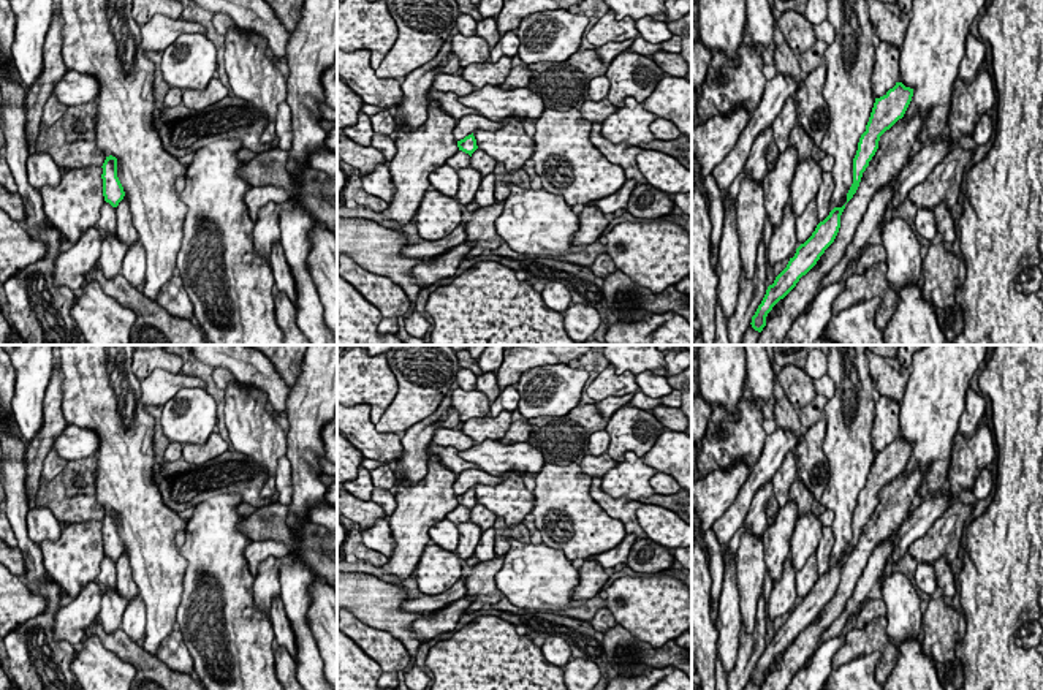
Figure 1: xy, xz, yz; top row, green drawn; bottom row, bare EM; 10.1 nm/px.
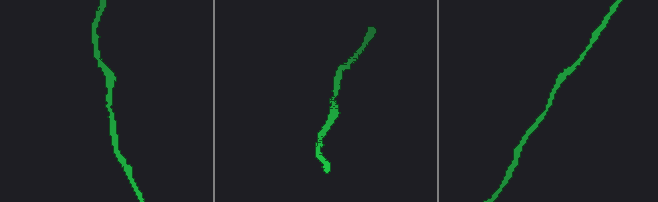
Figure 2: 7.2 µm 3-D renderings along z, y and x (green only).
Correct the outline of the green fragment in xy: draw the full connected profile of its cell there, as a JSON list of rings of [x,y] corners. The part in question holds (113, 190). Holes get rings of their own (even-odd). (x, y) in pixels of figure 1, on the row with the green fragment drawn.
[[[109,155],[103,163],[103,196],[116,209],[116,234],[120,242],[128,247],[138,242],[138,231],[133,225],[130,206],[127,203],[123,187],[117,177],[117,158]]]

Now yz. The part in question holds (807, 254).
[[[896,82],[883,97],[875,98],[866,131],[861,135],[853,158],[853,184],[847,193],[847,203],[834,207],[820,222],[812,236],[796,248],[787,267],[768,286],[766,294],[752,317],[752,328],[760,332],[757,345],[782,345],[795,320],[820,293],[825,275],[842,260],[853,241],[856,226],[863,220],[874,195],[897,176],[908,160],[912,146],[916,142],[924,117],[915,114],[910,120],[904,117],[913,97],[913,89]]]

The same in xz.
[[[473,133],[457,141],[457,147],[470,155],[470,168],[478,169],[483,177],[494,172],[497,161],[476,146]]]

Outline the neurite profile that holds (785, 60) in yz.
[[[787,41],[774,47],[772,59],[776,71],[793,78],[801,87],[801,84],[804,82],[804,79],[801,78],[801,65],[796,54],[793,52]]]

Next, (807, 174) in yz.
[[[812,157],[796,165],[790,187],[790,206],[796,215],[796,239],[804,244],[818,225],[815,195],[821,182],[820,163]]]

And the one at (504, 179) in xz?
[[[503,163],[495,165],[494,168],[495,185],[494,196],[499,203],[503,203],[510,195],[510,185],[518,185],[521,188],[530,188],[532,179],[524,169],[506,171]]]

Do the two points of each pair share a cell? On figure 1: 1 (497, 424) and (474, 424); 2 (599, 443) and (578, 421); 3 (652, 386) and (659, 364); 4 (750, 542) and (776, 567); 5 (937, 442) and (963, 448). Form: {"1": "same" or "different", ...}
{"1": "same", "2": "different", "3": "same", "4": "different", "5": "different"}

